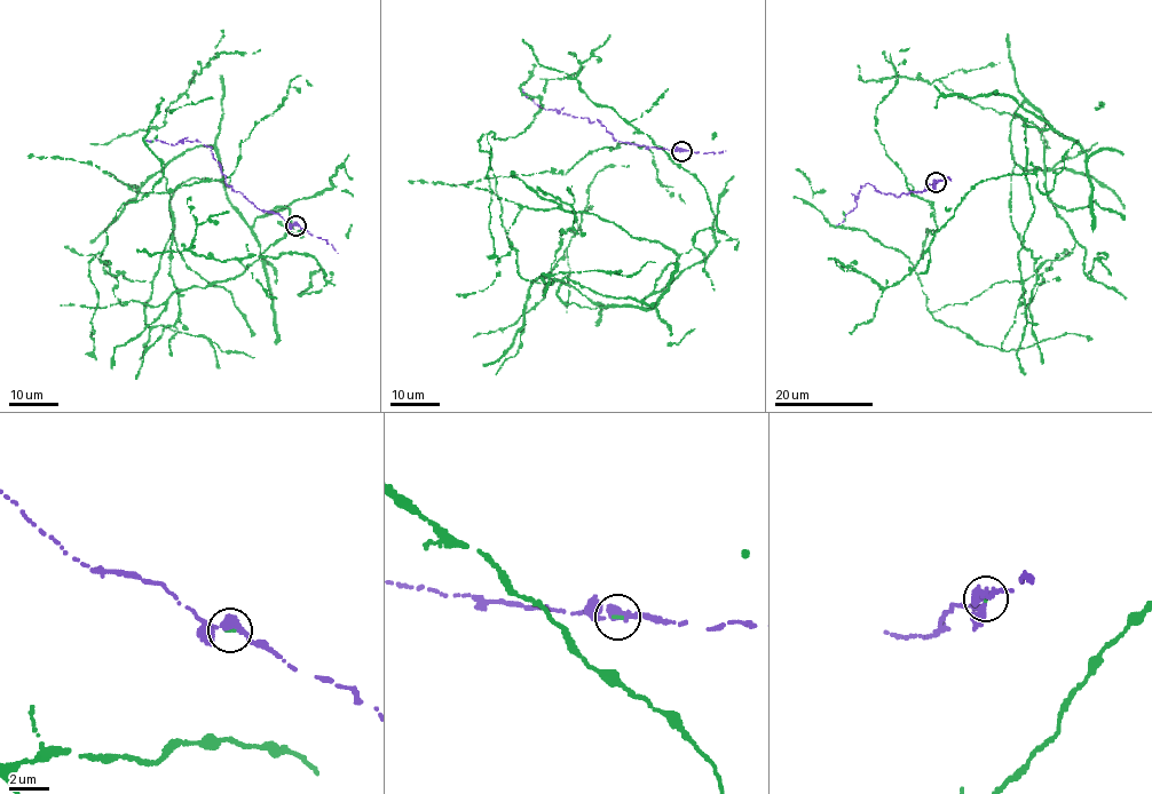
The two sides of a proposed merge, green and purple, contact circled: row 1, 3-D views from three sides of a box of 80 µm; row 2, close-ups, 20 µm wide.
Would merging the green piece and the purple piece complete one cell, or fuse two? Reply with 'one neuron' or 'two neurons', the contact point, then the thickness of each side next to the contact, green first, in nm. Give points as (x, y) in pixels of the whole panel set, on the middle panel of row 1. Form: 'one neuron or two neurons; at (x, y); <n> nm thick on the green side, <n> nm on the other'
two neurons; at (681, 151); 130 nm thick on the green side, 400 nm on the other

